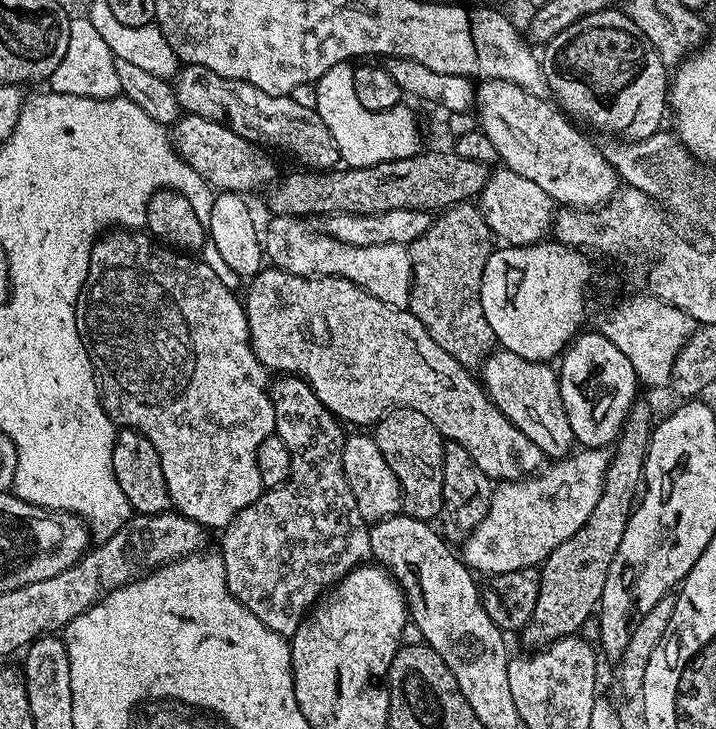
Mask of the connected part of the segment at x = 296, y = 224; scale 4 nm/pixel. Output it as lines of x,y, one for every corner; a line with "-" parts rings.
272,216
269,221
268,229
264,228
262,232
262,243
263,255
270,261
271,267
299,276
341,276
362,286
367,292
374,294
374,298
386,302
390,307
407,309
408,300
412,296
412,263
405,245
350,246
346,242
338,242
338,238
328,235
319,227
311,228
308,225
311,223
299,216

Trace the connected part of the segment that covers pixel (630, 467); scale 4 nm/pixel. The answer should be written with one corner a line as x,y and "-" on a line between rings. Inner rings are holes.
644,398
637,399
614,441
616,453
611,453
604,475
604,489
598,498
598,506
594,506
594,514
590,514
583,526
570,534
570,538
566,538
566,542
562,542
562,546
554,549
539,565
538,602
534,602
534,614
530,614
530,622
522,630
522,637
529,644
529,649
547,648
564,636
577,635
580,627
591,616
593,619
599,609
610,562
614,562
614,554
618,554
622,534
626,534
628,520
642,488
644,459
648,456
653,427
651,406

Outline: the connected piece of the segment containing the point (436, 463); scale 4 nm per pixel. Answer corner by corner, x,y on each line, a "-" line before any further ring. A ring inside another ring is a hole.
393,408
376,421
374,435
378,450
382,450
382,458
394,470
404,493
403,511
415,520
435,521
444,505
442,498
442,458
446,443
440,431
426,418
426,414
418,414
413,408

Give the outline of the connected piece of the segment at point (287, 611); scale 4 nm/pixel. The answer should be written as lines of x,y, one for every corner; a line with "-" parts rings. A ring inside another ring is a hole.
285,375
283,378
276,378
271,381
270,395
272,397
272,405
276,411
276,430
275,435
282,438
282,442
286,442
286,446
292,455
292,475
288,478
287,484
281,484
278,488
270,488
261,491
260,497
250,506
246,506
234,519
223,529
220,540
219,555
224,557
224,565
226,566
226,582
230,594
234,594
234,598
238,598
238,602
242,602
242,606
246,606
246,610
250,610
250,614
257,616
262,623
270,630
274,630
280,636
291,638
298,630
298,626
303,622
305,616
308,615
310,609
323,597
324,593
336,584
347,572
353,572
355,568
361,567
362,562
367,561
372,556
370,550
370,534
368,533
369,525
365,524
362,514
358,514
358,506
354,502
354,494
350,490
350,486
346,482
346,474
342,470
342,450
344,449
344,441
346,432
343,432
341,421
333,416
325,404
314,394
314,390
300,379
299,376

